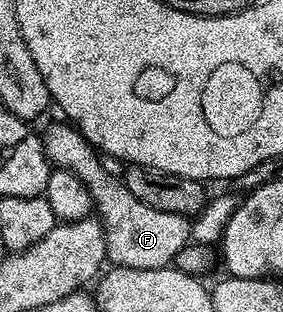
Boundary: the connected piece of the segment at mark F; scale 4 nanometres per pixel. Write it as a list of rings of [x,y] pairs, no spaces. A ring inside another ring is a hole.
[[[68,122],[53,123],[43,131],[45,155],[54,168],[70,171],[83,181],[95,204],[96,218],[105,230],[105,254],[110,264],[127,269],[159,269],[170,266],[177,255],[191,242],[191,223],[179,213],[163,213],[143,205],[125,187],[120,178],[111,176],[100,164],[100,154]]]

